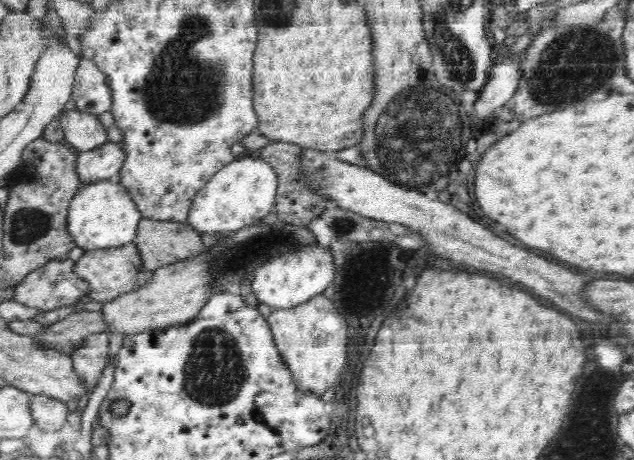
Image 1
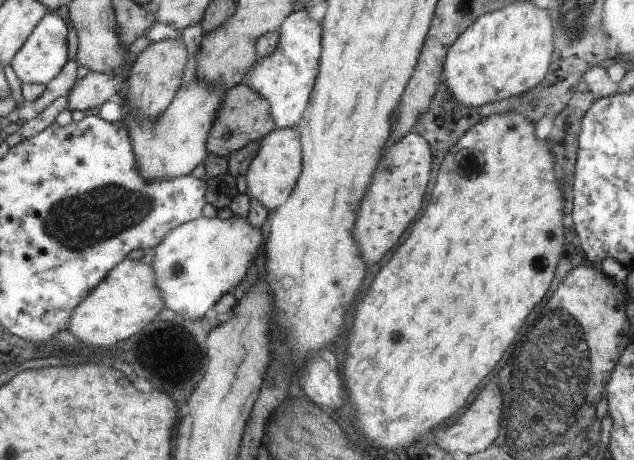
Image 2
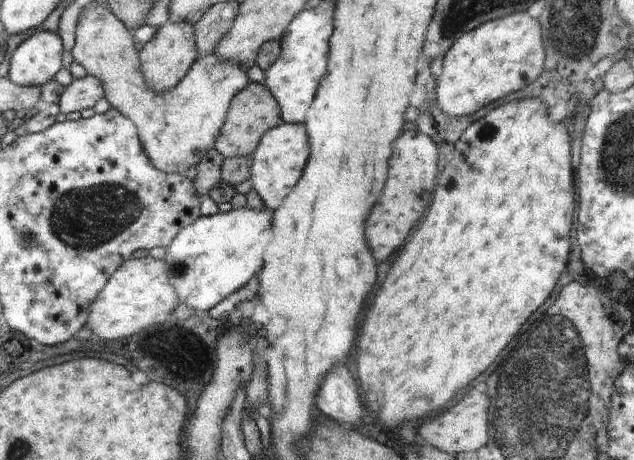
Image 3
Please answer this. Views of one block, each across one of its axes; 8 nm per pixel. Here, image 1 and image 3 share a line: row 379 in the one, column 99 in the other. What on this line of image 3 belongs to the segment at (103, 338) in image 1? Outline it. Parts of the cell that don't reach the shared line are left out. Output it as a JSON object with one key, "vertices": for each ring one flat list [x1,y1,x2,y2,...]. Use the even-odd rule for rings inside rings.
{"vertices":[[87,75,84,78,73,79,65,88,59,100,59,112,70,114,78,110,96,106,96,102,104,96,106,89,103,82,98,82,99,77]]}

